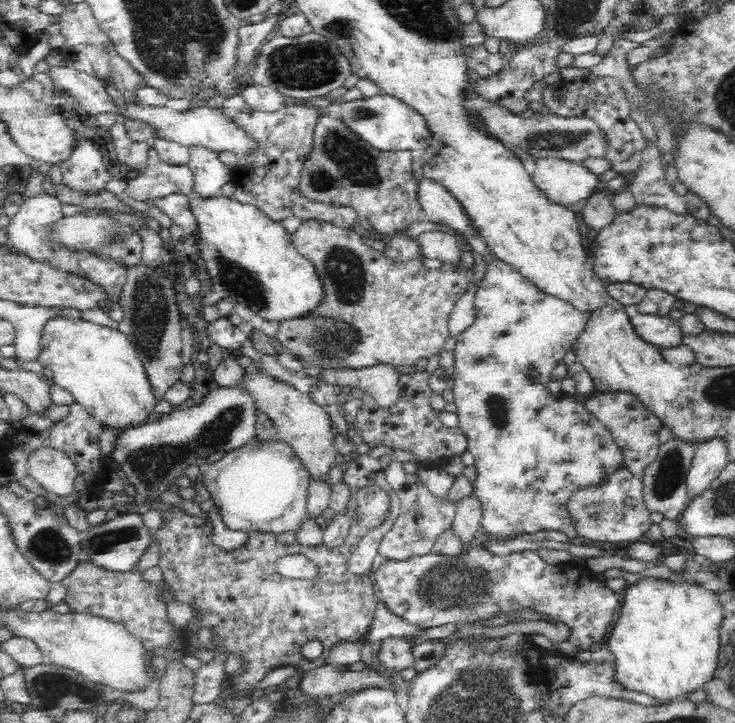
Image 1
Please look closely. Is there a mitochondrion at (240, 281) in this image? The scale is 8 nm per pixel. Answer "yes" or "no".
yes

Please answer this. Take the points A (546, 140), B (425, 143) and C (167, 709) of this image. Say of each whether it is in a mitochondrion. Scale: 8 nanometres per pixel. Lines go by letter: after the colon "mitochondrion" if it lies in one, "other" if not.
A: mitochondrion
B: other
C: other

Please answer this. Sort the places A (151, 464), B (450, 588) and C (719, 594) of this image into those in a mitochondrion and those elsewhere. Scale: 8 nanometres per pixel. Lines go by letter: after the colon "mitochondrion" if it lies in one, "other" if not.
A: mitochondrion
B: mitochondrion
C: other

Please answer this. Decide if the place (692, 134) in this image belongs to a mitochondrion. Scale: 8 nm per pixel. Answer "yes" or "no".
no

